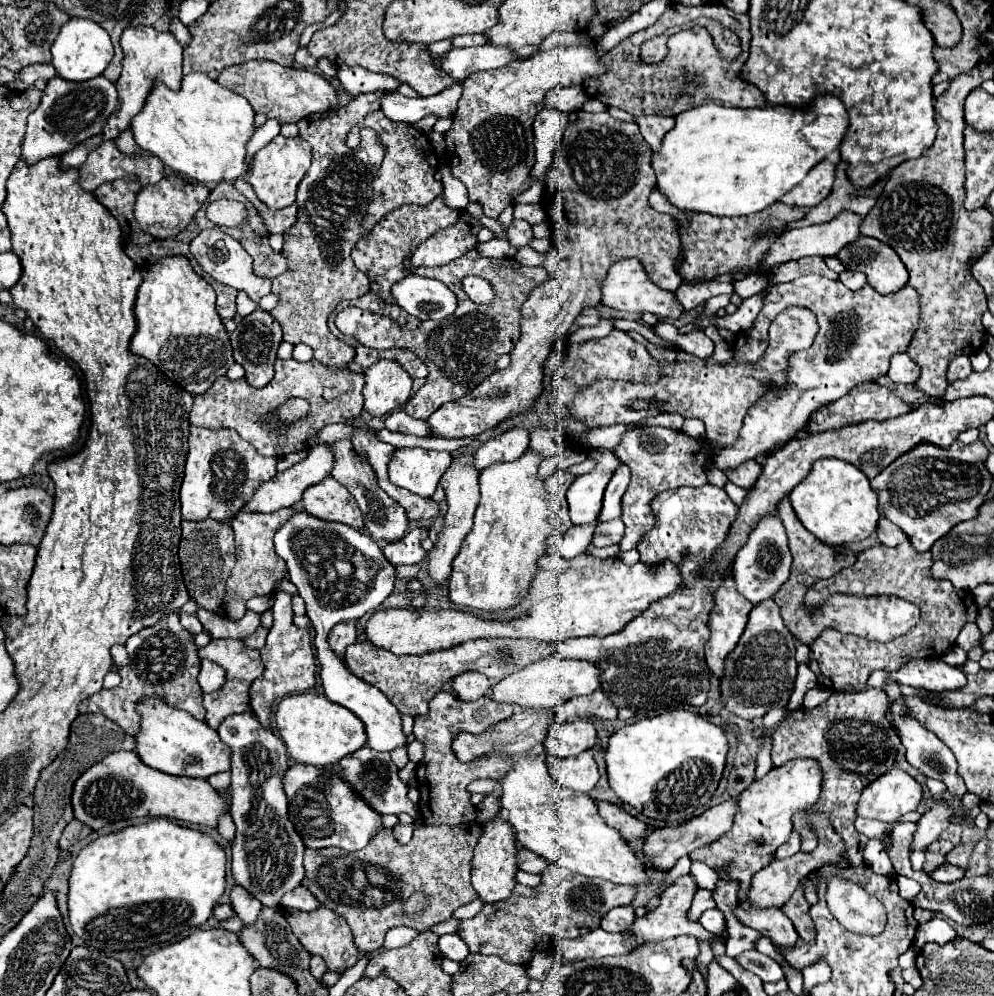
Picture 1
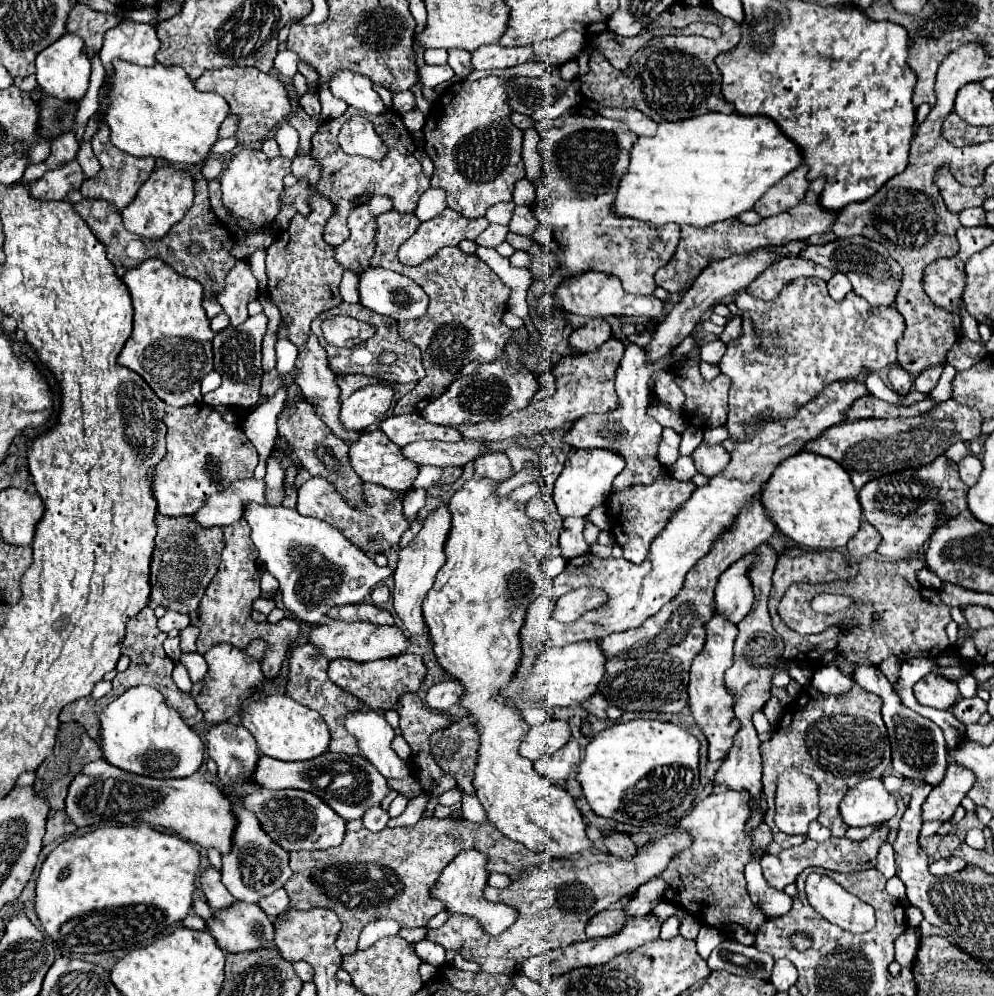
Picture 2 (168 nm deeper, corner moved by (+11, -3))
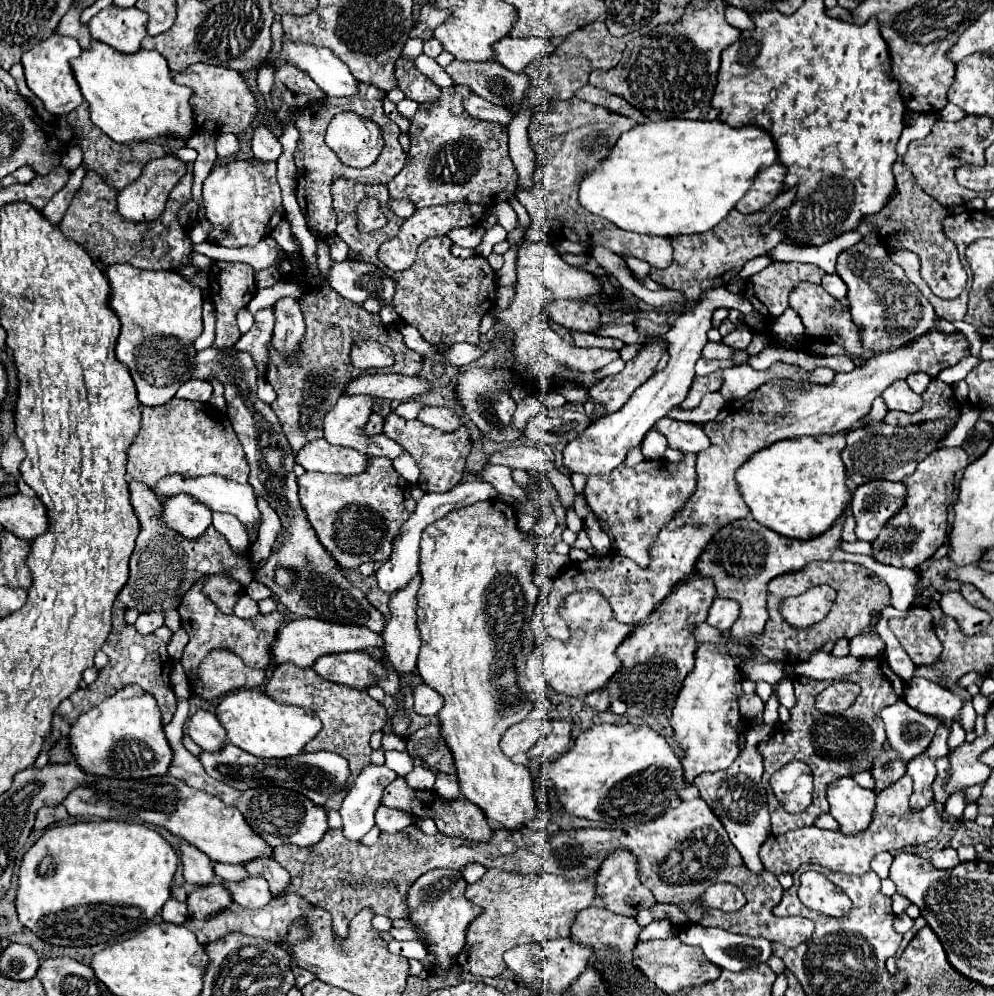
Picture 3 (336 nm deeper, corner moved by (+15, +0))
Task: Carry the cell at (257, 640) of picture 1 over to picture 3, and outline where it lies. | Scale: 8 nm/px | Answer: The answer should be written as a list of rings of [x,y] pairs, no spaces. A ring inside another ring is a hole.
[[[198,580],[190,590],[188,594],[184,596],[182,604],[178,606],[178,612],[180,612],[180,618],[182,618],[182,628],[188,632],[190,636],[190,642],[186,644],[184,648],[184,654],[182,654],[182,666],[184,666],[184,672],[190,680],[190,684],[194,684],[198,680],[198,666],[200,662],[206,658],[208,652],[212,652],[214,648],[224,648],[224,650],[230,650],[230,652],[236,652],[240,654],[250,666],[254,668],[268,668],[270,666],[270,644],[278,632],[278,628],[284,624],[284,616],[280,612],[272,612],[272,614],[260,614],[260,616],[254,616],[254,618],[238,618],[234,614],[222,614],[216,606],[212,606],[212,602],[200,592],[202,588],[202,582]]]

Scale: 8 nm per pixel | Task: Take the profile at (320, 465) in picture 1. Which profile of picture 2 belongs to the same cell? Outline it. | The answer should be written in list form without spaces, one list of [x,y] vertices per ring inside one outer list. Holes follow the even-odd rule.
[[[242,479],[234,481],[226,491],[212,495],[204,507],[194,515],[194,521],[198,521],[204,527],[224,527],[232,525],[242,519],[244,505],[258,503],[268,505],[266,501],[266,483],[264,479]]]

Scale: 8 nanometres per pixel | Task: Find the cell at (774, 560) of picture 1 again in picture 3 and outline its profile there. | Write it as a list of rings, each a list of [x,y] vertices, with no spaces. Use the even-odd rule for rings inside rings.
[[[714,598],[712,608],[708,610],[706,622],[708,622],[710,626],[720,628],[720,630],[728,630],[728,628],[734,624],[734,620],[738,618],[738,614],[740,614],[738,602],[726,600],[726,598]]]

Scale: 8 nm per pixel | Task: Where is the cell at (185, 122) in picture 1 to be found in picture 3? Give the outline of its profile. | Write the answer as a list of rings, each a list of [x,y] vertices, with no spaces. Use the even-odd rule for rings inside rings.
[[[92,40],[88,50],[70,60],[70,68],[84,100],[90,104],[92,122],[116,142],[142,142],[166,136],[166,132],[190,136],[196,130],[194,112],[188,102],[192,90],[172,82],[166,58],[154,50],[122,54],[108,44]]]

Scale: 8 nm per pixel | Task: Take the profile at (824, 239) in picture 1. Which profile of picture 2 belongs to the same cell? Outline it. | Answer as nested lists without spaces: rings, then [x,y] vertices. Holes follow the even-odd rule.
[[[792,241],[788,245],[766,245],[764,249],[756,249],[754,253],[744,253],[744,255],[732,255],[728,259],[720,259],[720,261],[712,261],[700,275],[698,279],[692,283],[692,287],[684,293],[684,297],[672,307],[672,311],[668,313],[668,317],[658,325],[654,339],[644,347],[648,353],[648,361],[658,361],[660,357],[668,355],[686,335],[692,333],[692,329],[702,321],[704,313],[716,305],[718,301],[722,301],[724,297],[732,295],[732,293],[740,293],[744,291],[760,273],[764,273],[768,267],[772,267],[774,261],[780,261],[784,257],[798,257],[798,253],[802,253],[808,247],[806,241]]]

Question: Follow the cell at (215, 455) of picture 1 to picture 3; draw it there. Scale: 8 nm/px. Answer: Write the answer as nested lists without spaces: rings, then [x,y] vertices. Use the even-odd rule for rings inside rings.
[[[174,398],[164,406],[142,406],[142,426],[128,448],[126,472],[128,478],[140,480],[146,486],[176,472],[192,478],[222,474],[236,482],[246,482],[248,462],[226,414],[222,418],[210,404]]]

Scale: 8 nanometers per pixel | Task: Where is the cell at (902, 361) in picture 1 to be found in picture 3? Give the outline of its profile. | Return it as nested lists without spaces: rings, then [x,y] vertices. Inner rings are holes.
[[[904,380],[894,382],[882,392],[882,398],[886,402],[888,410],[900,410],[900,412],[918,412],[922,408],[922,396],[914,394]]]

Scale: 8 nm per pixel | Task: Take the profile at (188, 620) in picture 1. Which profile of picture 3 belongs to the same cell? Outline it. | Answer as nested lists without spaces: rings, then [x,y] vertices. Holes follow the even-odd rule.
[[[148,612],[148,614],[140,614],[138,620],[134,622],[134,628],[140,634],[152,634],[156,628],[160,628],[162,622],[162,614],[160,612]]]

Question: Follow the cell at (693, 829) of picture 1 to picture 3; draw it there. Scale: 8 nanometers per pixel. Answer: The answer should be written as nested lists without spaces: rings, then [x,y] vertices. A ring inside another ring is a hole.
[[[486,870],[486,874],[478,882],[468,884],[466,892],[464,892],[464,896],[472,904],[480,906],[484,910],[484,914],[480,914],[480,918],[476,918],[468,924],[466,946],[464,946],[462,954],[458,956],[460,968],[474,976],[492,978],[506,970],[506,964],[502,958],[506,950],[510,950],[518,944],[546,942],[546,940],[568,936],[576,914],[584,908],[588,908],[592,904],[592,900],[596,898],[594,886],[596,886],[596,874],[592,874],[580,882],[570,882],[570,880],[566,880],[562,876],[554,876],[554,874],[516,874],[516,872],[504,872],[504,870]]]

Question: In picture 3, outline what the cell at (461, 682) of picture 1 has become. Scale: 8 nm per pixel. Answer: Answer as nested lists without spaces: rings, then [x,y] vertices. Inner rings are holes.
[[[418,684],[414,688],[414,710],[420,716],[434,716],[440,708],[442,708],[442,696],[436,694],[436,690],[432,690],[426,684]]]

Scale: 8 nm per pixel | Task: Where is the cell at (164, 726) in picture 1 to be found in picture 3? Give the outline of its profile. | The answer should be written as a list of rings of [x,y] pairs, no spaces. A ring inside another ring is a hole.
[[[126,686],[124,690],[118,690],[112,698],[106,698],[98,706],[94,706],[90,712],[82,714],[72,726],[70,726],[70,750],[76,754],[76,764],[92,776],[100,778],[150,778],[150,776],[164,776],[168,772],[170,760],[172,760],[172,748],[166,742],[166,736],[162,732],[160,722],[160,710],[154,702],[154,698],[146,692],[142,692],[138,686]]]

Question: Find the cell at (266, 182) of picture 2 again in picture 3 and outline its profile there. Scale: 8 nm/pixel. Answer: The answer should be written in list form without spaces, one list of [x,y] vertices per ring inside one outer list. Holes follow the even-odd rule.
[[[232,160],[228,164],[218,164],[212,168],[208,178],[202,186],[202,208],[206,220],[212,224],[214,232],[210,232],[210,242],[228,248],[244,248],[256,246],[264,236],[268,236],[276,224],[284,218],[280,186],[276,182],[276,162],[246,162],[246,160]]]

